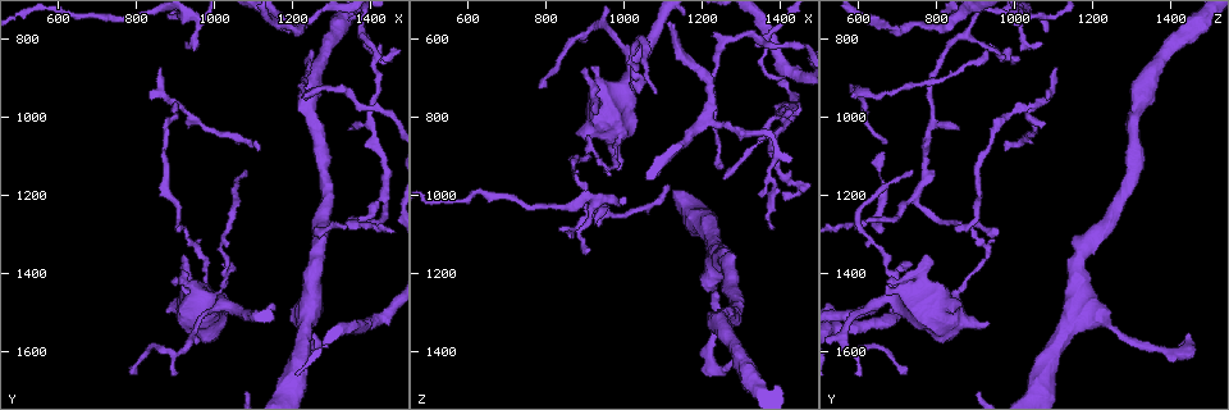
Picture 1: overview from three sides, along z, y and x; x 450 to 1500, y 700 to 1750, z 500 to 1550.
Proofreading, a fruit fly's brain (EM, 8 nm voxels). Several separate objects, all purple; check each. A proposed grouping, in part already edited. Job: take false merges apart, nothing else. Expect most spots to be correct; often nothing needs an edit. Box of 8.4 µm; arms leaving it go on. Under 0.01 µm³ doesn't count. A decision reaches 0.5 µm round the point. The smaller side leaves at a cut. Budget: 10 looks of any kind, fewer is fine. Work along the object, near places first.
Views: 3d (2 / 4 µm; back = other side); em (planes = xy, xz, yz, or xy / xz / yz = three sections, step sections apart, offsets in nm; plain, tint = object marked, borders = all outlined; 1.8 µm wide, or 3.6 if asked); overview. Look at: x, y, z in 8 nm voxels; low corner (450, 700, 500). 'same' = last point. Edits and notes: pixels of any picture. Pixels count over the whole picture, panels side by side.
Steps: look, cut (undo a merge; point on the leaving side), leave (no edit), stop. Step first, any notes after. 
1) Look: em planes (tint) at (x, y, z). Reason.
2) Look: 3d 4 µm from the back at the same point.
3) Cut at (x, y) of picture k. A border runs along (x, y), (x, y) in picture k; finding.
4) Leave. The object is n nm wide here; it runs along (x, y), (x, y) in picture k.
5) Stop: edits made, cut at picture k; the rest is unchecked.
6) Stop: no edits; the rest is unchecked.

Look: 3d 4 µm at (900, 975, 1030). Three-way junction.

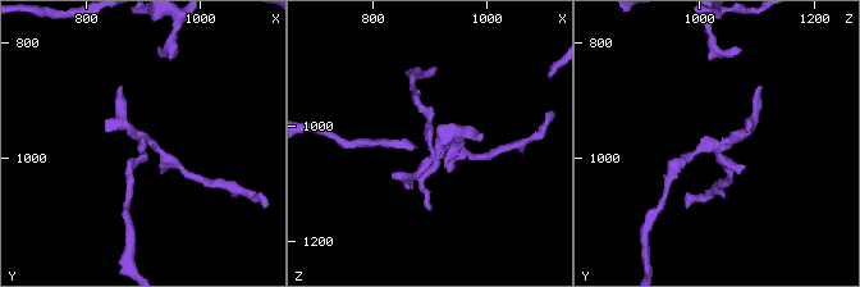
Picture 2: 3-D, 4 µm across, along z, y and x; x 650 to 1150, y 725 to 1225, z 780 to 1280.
Look: em 3.6 µm planes (plain) at (905, 980, 1030). 3 arms meet here; now the EM.

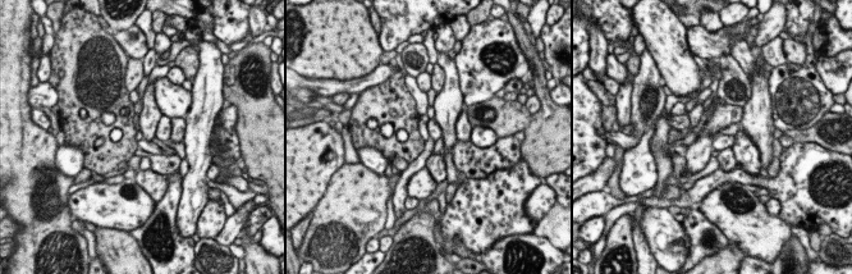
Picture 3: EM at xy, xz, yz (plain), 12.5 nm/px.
Look: em 3.6 µm planes (borders) at the same point.

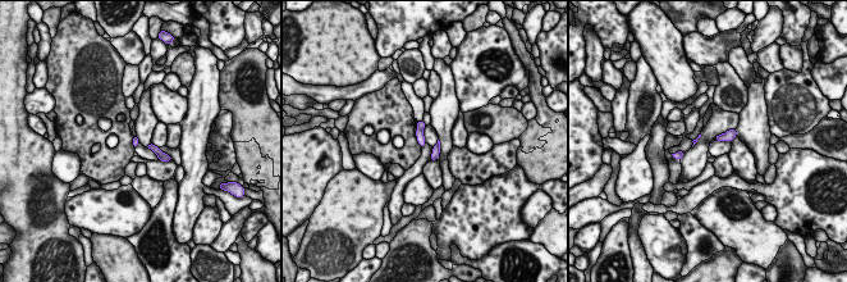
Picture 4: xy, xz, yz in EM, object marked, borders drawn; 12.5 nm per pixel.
Leave. The object is 60 nm wide here; continuous, no second cell.

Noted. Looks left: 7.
Look: em yz step 16 (tint) at (1375, 780, 880). Three arms meet.

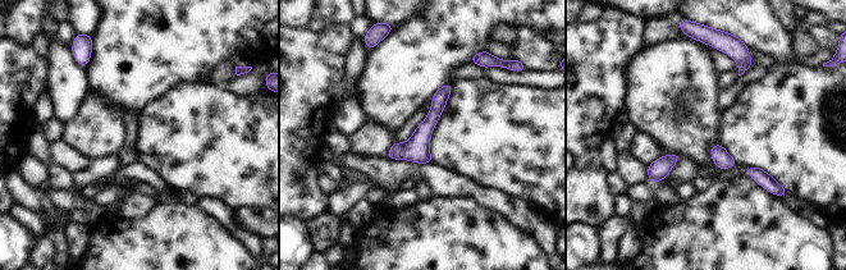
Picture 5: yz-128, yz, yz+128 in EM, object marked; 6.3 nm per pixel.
Leave. All the same cell.

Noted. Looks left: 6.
Look: 3d 2 µm from the back at (1220, 1605, 1425). Sharp bend.

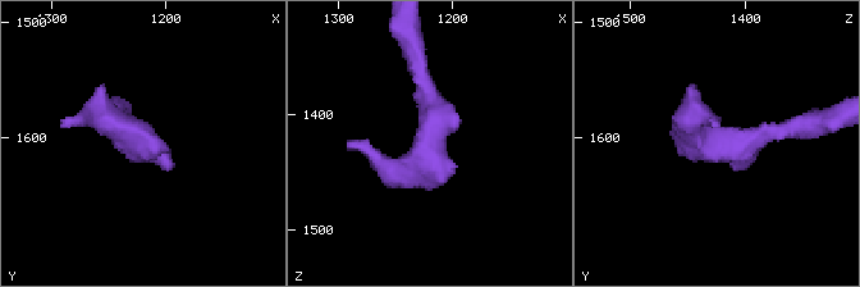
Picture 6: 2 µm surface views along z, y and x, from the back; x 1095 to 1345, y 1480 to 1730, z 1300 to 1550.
Look: em planes (borders) at (1220, 1610, 1426).

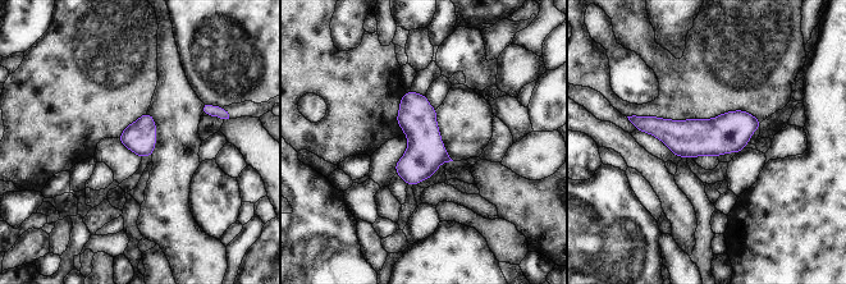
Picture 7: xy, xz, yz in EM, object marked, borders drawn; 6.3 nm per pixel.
Leave. Continuous, no second cell.

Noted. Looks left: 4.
Look: em 3.6 µm xz step 4 (tint) at (950, 1465, 760). Sudden change in width.

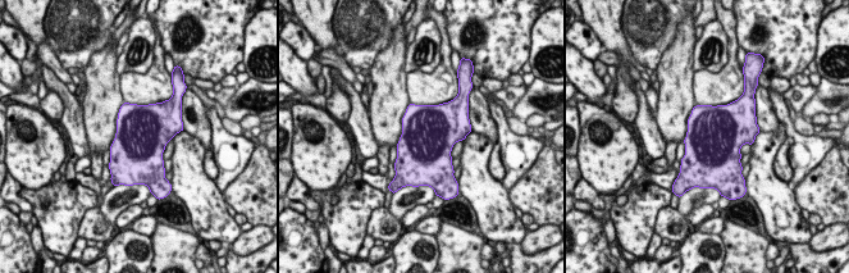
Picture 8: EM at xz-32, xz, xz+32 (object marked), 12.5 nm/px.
Look: em 3.6 µm planes (tint) at the same point.

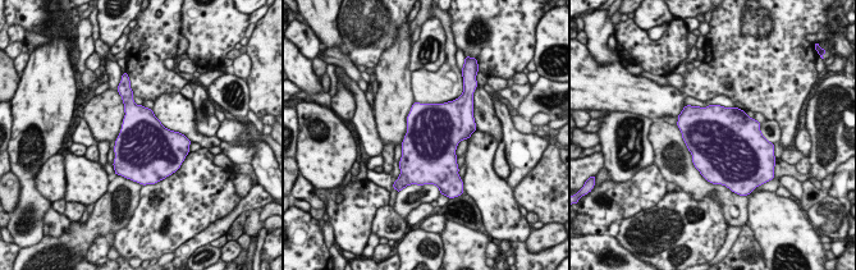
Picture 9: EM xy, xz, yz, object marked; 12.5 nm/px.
Leave. Continuous, no second cell.

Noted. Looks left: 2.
Stop: no edits; the rest is unchecked.

